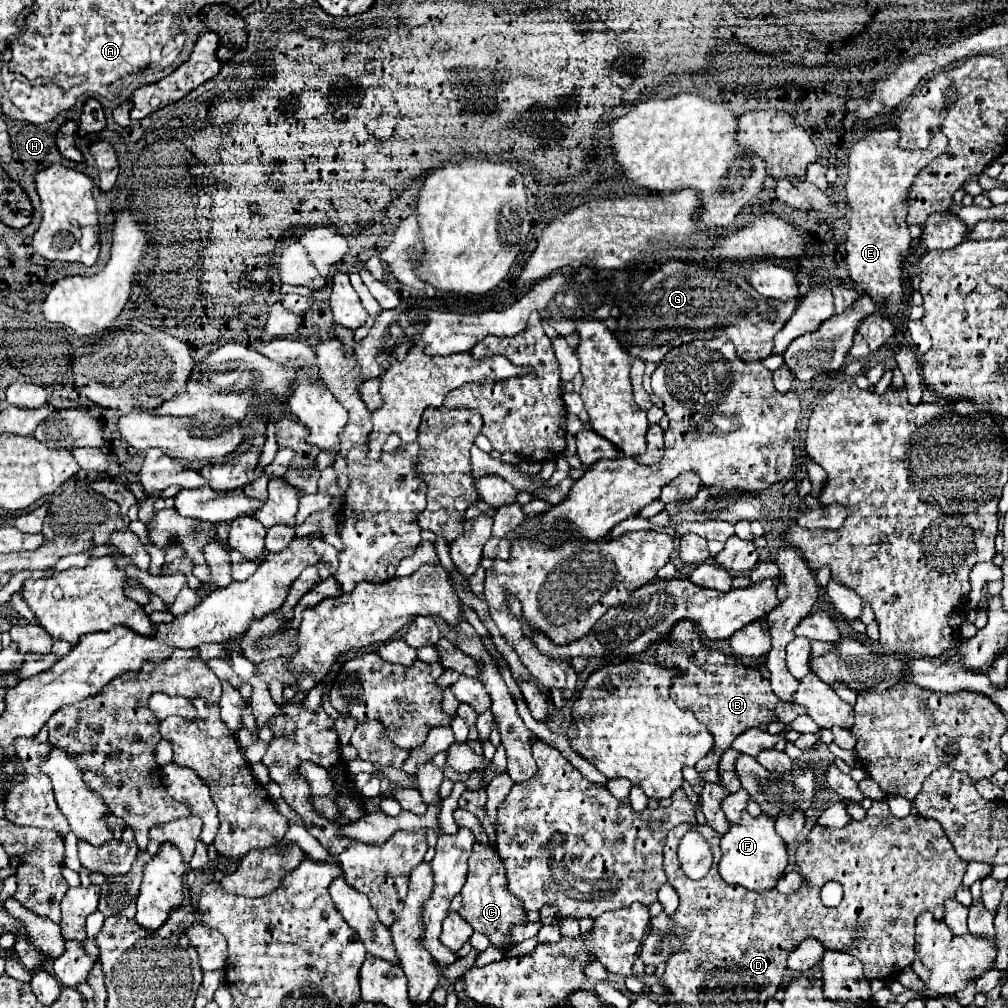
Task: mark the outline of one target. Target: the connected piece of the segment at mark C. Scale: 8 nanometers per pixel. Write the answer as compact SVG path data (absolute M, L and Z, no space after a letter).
M475 842L473 852L469 856L469 874L467 874L467 882L461 890L461 896L463 896L461 916L473 926L475 932L485 934L495 948L503 948L507 954L507 950L515 946L509 940L511 926L513 924L525 924L527 912L523 910L523 904L507 890L507 878L505 878L503 862L493 852L493 848L489 844Z

